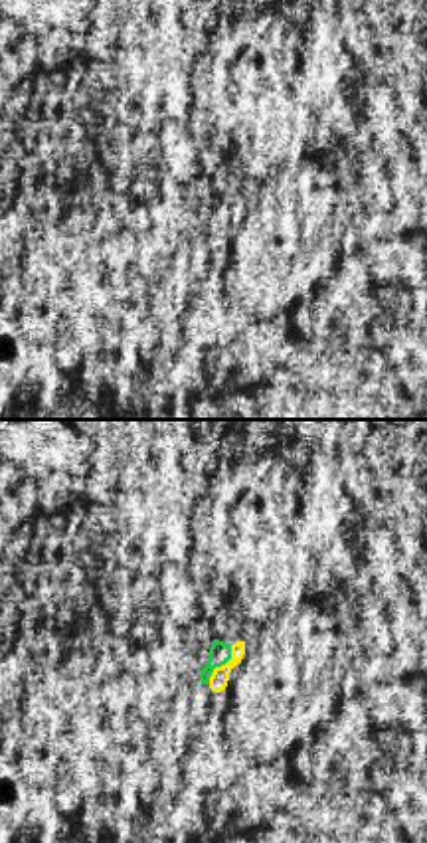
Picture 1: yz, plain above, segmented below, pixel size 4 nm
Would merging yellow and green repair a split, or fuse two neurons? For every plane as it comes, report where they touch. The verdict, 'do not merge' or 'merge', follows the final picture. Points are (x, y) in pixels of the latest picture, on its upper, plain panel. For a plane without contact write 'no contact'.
meets yellow at (222, 222)

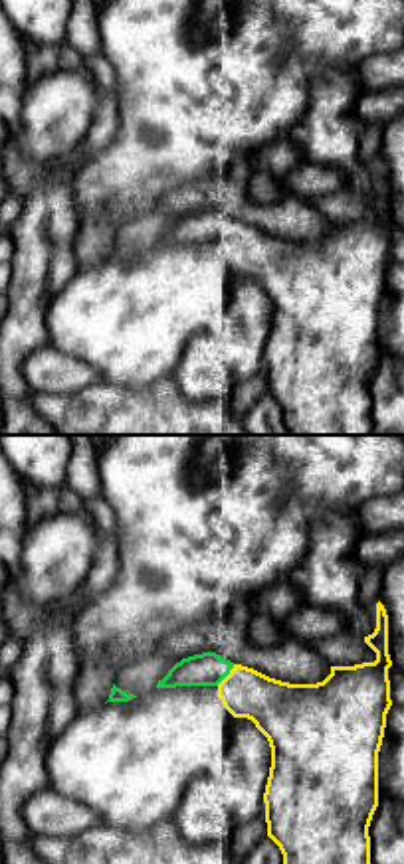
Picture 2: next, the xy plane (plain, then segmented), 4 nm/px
meets yellow at (228, 232)

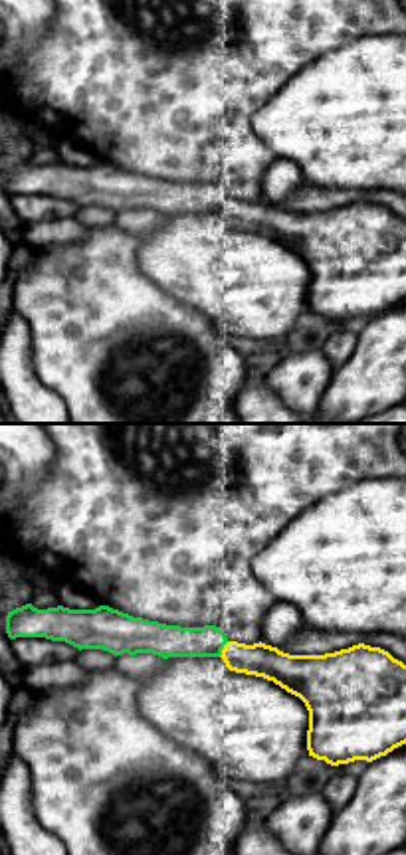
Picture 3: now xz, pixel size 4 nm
meets yellow at (222, 206)

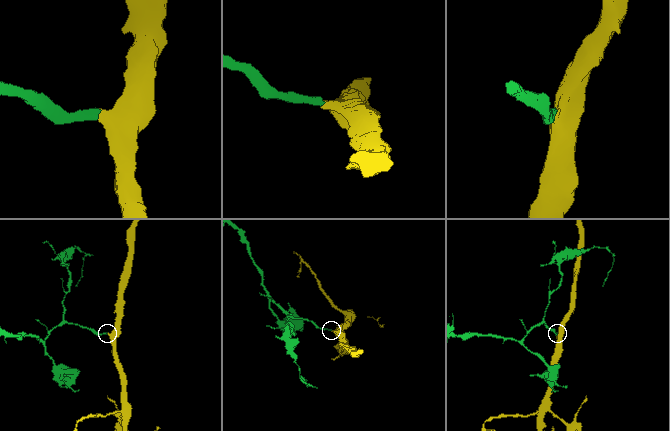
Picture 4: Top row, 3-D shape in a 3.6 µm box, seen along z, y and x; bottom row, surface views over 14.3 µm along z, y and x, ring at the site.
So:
merge

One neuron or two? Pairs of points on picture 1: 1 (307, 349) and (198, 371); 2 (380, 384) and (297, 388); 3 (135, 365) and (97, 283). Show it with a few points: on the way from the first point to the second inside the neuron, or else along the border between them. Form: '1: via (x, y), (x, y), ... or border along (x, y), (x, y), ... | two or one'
1: via (277, 351), (220, 357) | one
2: via (360, 398), (317, 398) | one
3: via (125, 345), (101, 321), (95, 303) | one

